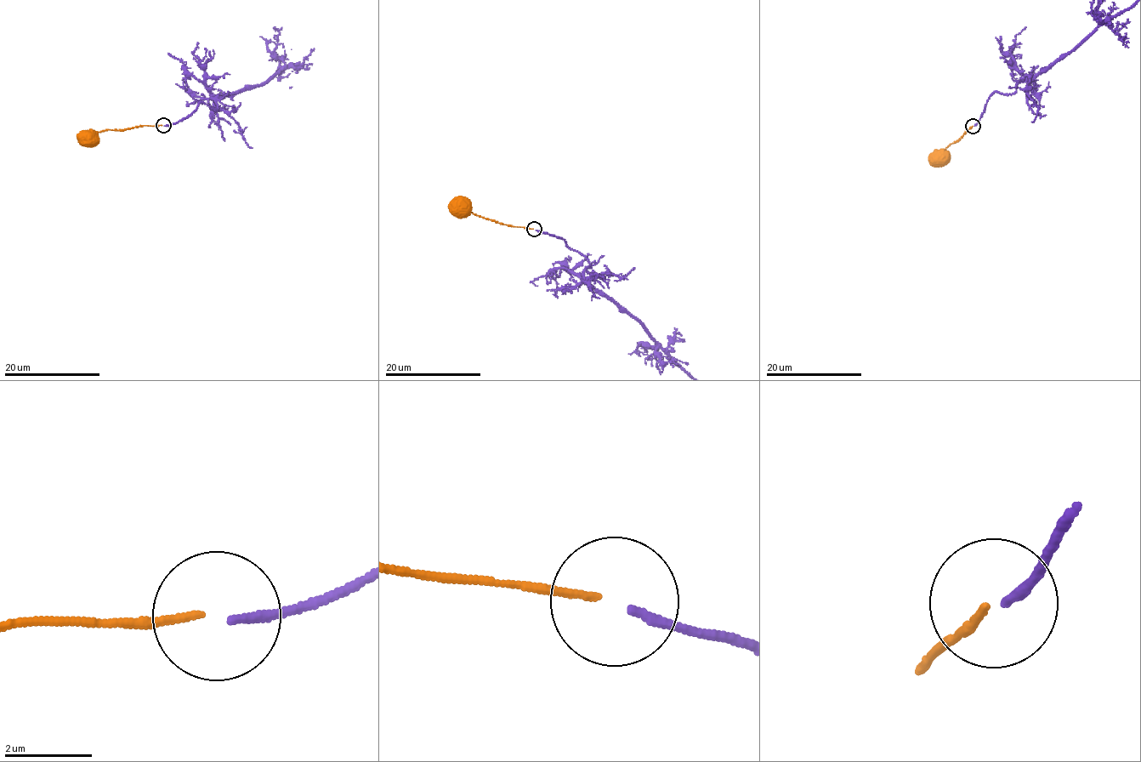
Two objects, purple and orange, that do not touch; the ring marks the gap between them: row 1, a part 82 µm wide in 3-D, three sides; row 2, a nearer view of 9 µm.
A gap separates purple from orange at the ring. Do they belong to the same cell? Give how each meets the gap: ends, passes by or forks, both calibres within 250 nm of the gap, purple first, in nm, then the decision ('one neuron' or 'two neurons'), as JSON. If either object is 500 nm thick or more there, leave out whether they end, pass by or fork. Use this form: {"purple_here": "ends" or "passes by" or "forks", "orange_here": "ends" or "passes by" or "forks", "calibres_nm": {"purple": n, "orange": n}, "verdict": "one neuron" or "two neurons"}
{"purple_here": "ends", "orange_here": "ends", "calibres_nm": {"purple": 200, "orange": 160}, "verdict": "two neurons"}

